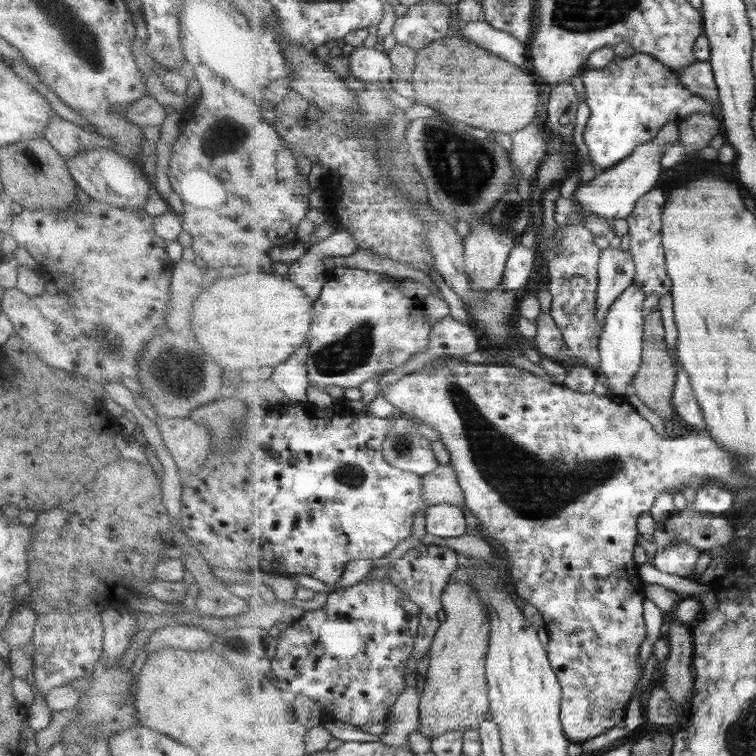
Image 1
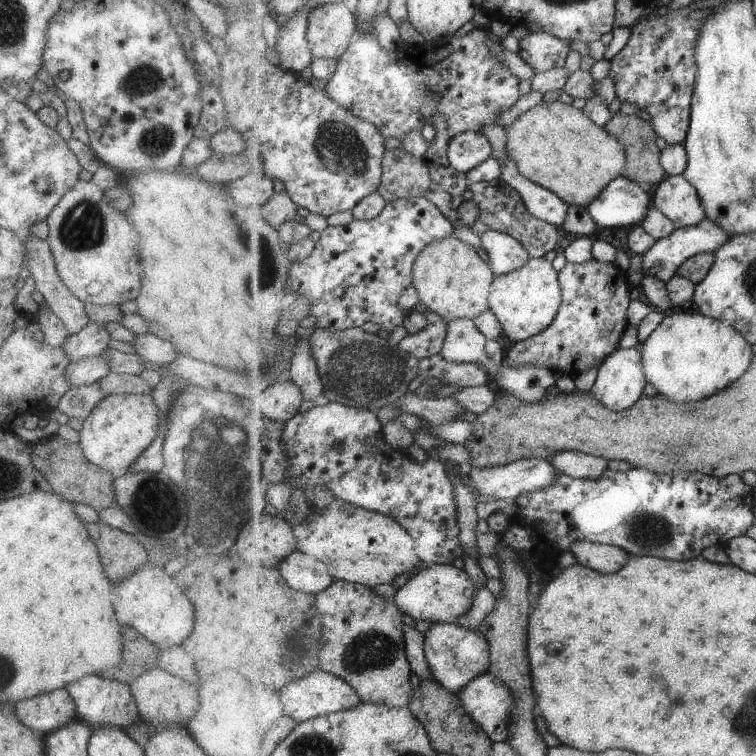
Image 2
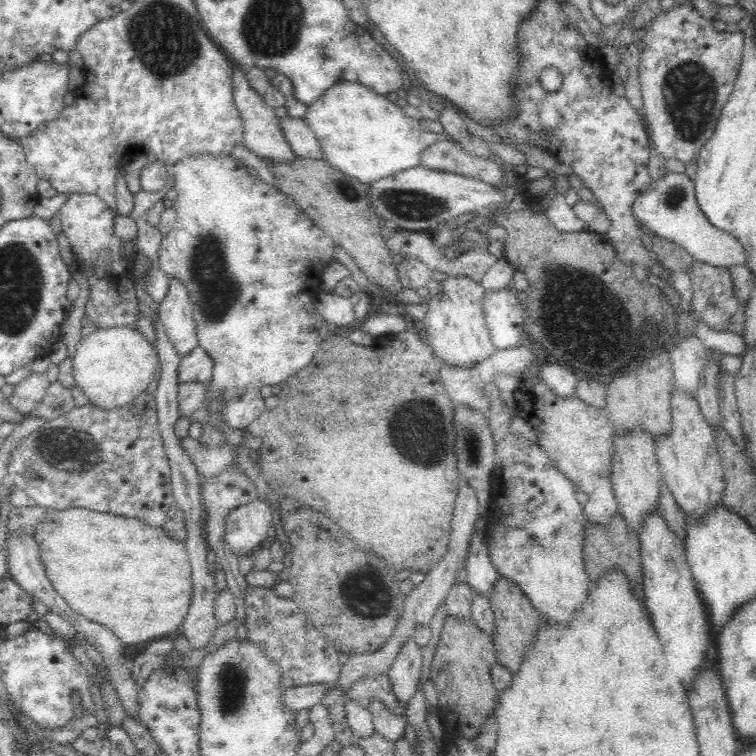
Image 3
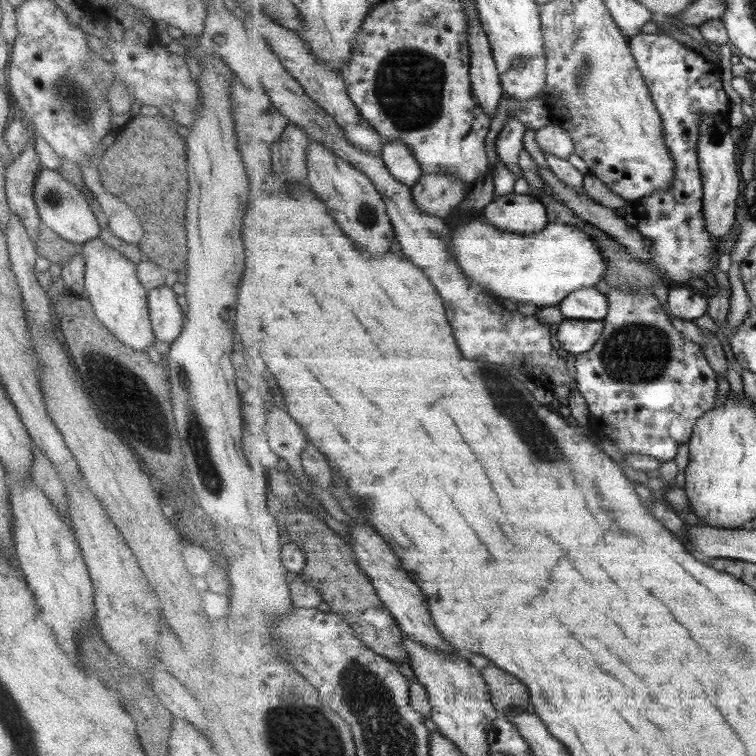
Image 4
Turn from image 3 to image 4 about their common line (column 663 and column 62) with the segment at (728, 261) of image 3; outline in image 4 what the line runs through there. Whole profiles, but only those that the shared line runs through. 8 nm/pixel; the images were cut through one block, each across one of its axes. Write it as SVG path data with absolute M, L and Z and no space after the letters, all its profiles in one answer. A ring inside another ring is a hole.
M39 166L39 172L33 180L33 201L35 201L40 222L62 239L82 244L86 240L99 236L100 228L89 203L79 193L78 187L64 179L57 170Z

